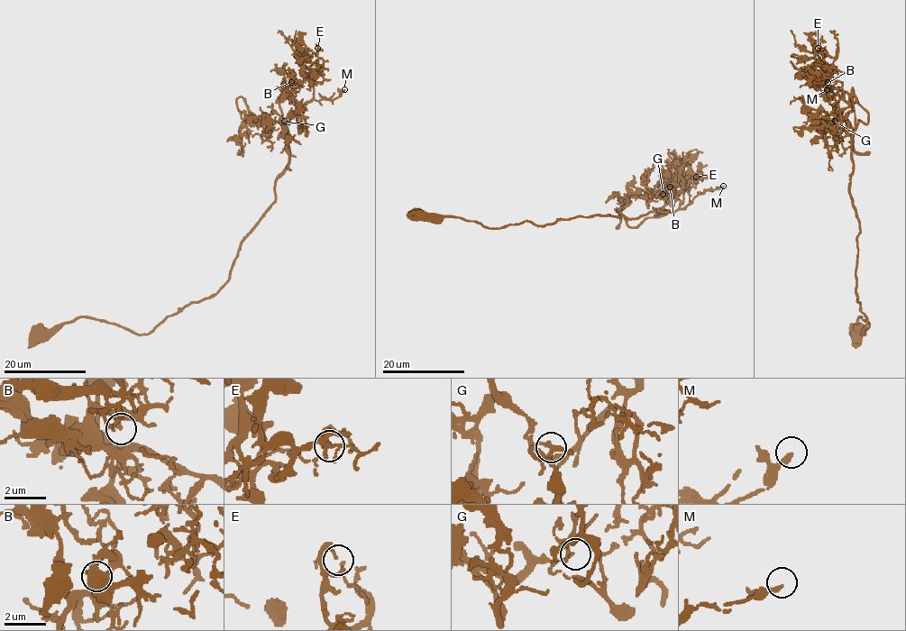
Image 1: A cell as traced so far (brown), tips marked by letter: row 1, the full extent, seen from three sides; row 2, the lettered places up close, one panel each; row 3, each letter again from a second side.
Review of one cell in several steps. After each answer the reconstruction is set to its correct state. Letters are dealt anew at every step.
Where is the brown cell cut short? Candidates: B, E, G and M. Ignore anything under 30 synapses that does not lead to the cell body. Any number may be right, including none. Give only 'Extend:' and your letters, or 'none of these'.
Extend: E

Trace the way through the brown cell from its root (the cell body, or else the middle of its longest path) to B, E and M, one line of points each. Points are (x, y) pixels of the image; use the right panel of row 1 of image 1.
B: (859, 220), (849, 189), (854, 110), (845, 91), (825, 86), (821, 79), (828, 82)
E: (859, 220), (849, 189), (850, 96), (853, 101), (844, 98), (842, 83), (814, 59), (818, 48)
M: (859, 220), (849, 189), (854, 130), (850, 96), (853, 101), (849, 105), (842, 99), (830, 99), (827, 89)

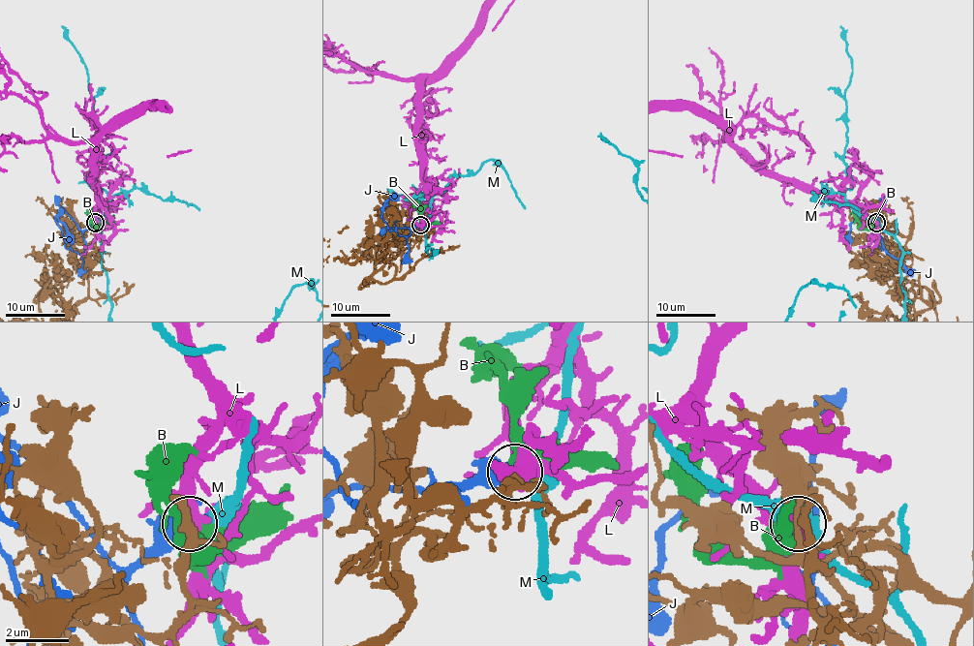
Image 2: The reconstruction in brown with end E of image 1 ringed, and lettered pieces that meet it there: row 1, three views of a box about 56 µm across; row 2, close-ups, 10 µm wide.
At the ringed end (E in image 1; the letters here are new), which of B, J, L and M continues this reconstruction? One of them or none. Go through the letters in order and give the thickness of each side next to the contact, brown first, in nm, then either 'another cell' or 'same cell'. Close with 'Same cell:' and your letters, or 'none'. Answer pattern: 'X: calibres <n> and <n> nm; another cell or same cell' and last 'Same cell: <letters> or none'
B: calibres 240 and 190 nm; same cell
J: calibres 240 and 400 nm; another cell
L: calibres 240 and 380 nm; another cell
M: calibres 240 and 420 nm; another cell
Same cell: B

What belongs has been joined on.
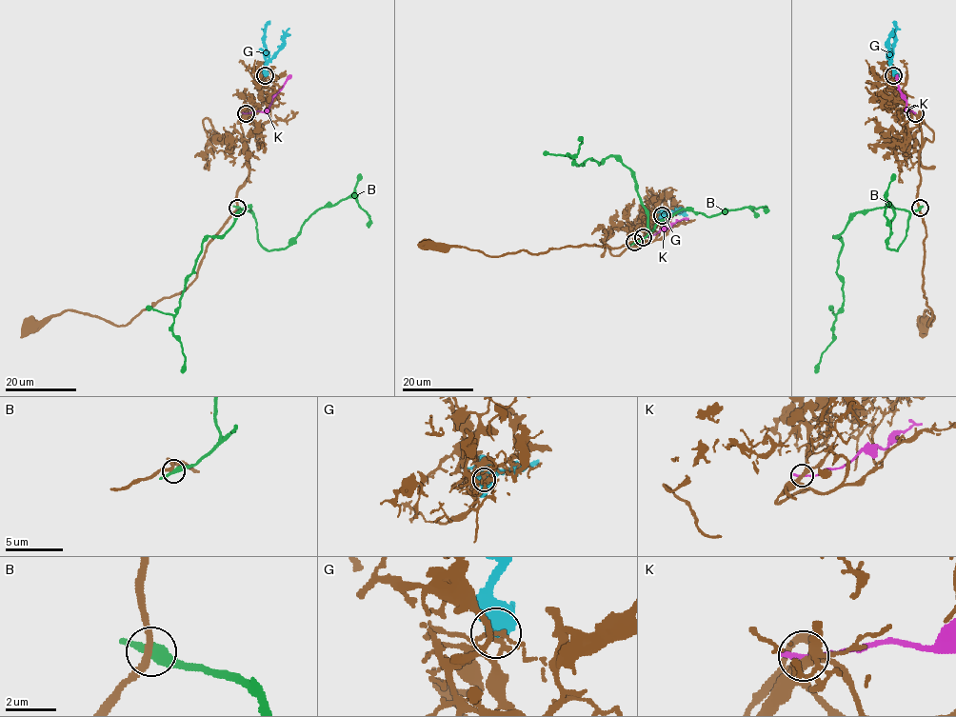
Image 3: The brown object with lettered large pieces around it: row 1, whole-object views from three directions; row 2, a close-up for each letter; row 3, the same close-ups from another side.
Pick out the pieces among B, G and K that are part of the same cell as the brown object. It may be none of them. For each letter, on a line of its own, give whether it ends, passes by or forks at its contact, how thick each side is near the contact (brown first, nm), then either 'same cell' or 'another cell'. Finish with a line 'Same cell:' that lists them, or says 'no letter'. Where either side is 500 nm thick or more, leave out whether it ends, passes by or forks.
B: it passes by; calibres 280 and 400 nm; another cell
G: calibres 190 and 550 nm; another cell
K: it ends; calibres 240 and 240 nm; another cell
Same cell: no letter

